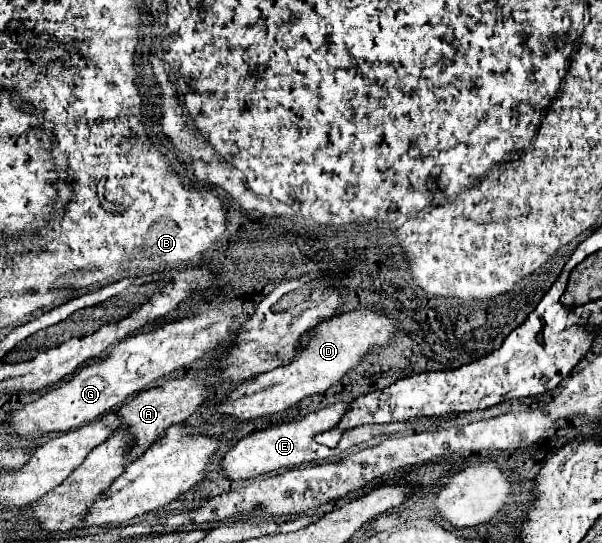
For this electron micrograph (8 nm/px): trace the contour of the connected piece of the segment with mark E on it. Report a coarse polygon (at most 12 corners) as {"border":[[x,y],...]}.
{"border":[[347,402],[253,432],[223,458],[231,480],[317,464]]}

